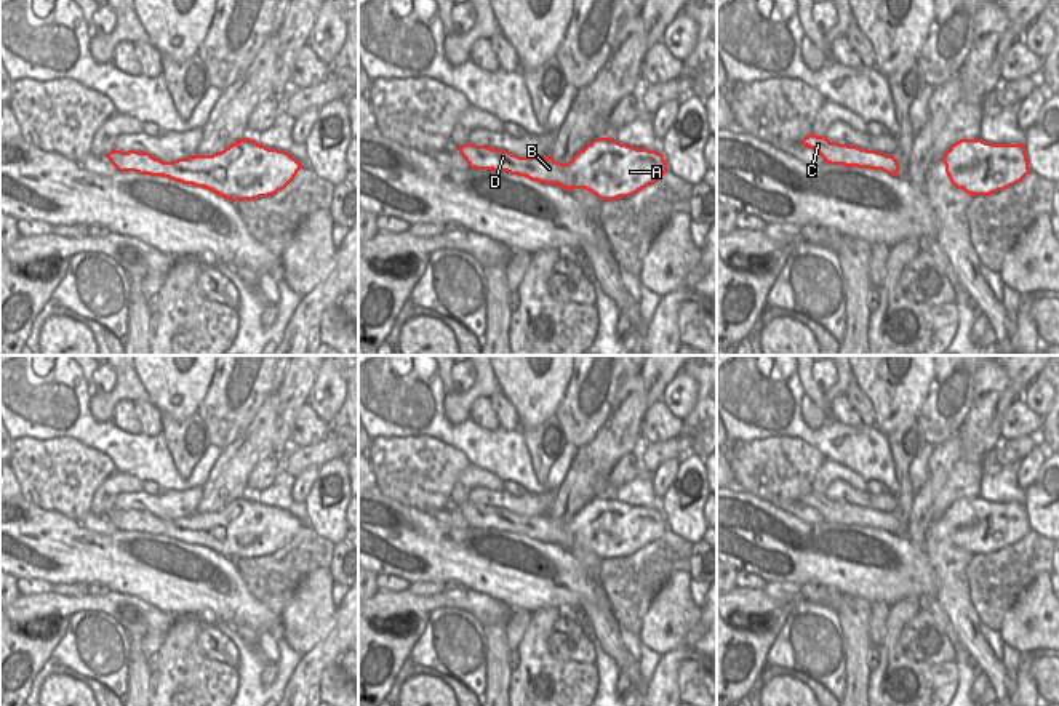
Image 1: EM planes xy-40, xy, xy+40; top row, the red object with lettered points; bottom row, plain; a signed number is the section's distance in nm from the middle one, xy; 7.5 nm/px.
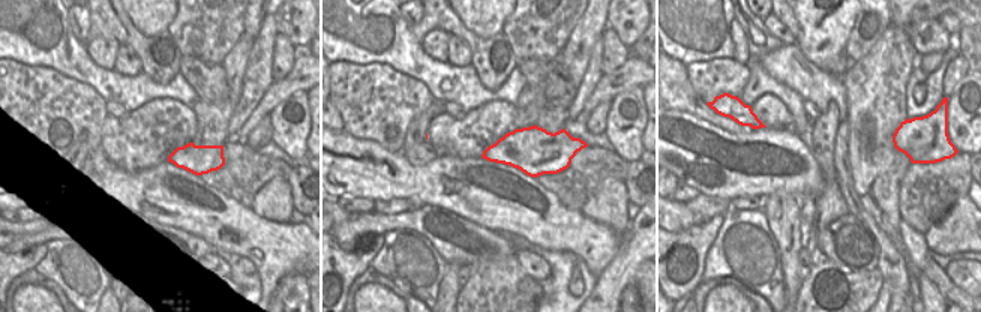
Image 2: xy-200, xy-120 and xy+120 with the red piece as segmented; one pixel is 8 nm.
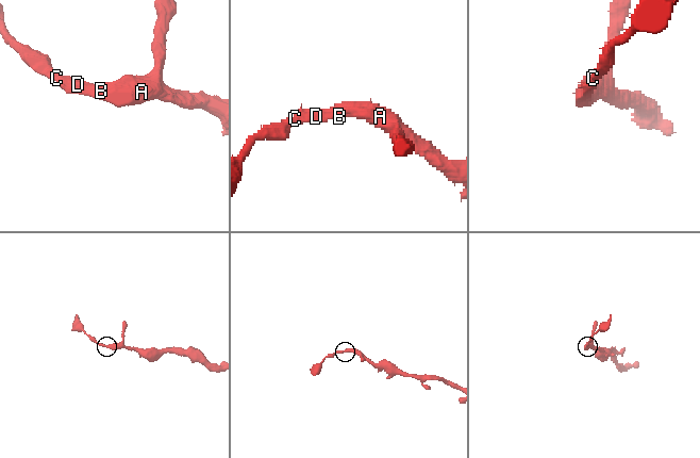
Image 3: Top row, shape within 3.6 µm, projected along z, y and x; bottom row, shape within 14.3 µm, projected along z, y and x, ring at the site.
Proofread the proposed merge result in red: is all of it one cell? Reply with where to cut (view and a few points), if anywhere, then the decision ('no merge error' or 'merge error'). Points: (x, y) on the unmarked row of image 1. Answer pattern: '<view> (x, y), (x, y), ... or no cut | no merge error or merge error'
no cut | no merge error

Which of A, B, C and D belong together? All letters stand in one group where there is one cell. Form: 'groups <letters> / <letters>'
groups A B C D

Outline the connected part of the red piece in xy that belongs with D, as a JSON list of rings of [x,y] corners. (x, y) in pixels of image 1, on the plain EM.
[[[597,496],[568,522],[547,515],[518,515],[509,509],[466,501],[458,506],[470,527],[507,530],[566,549],[585,548],[600,559],[630,556],[669,530],[664,514],[614,496]]]

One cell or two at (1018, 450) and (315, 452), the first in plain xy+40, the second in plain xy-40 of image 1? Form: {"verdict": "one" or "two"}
{"verdict": "one"}

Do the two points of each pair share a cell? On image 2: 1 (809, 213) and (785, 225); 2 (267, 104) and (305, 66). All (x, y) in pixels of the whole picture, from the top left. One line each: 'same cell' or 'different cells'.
1: different cells
2: same cell

